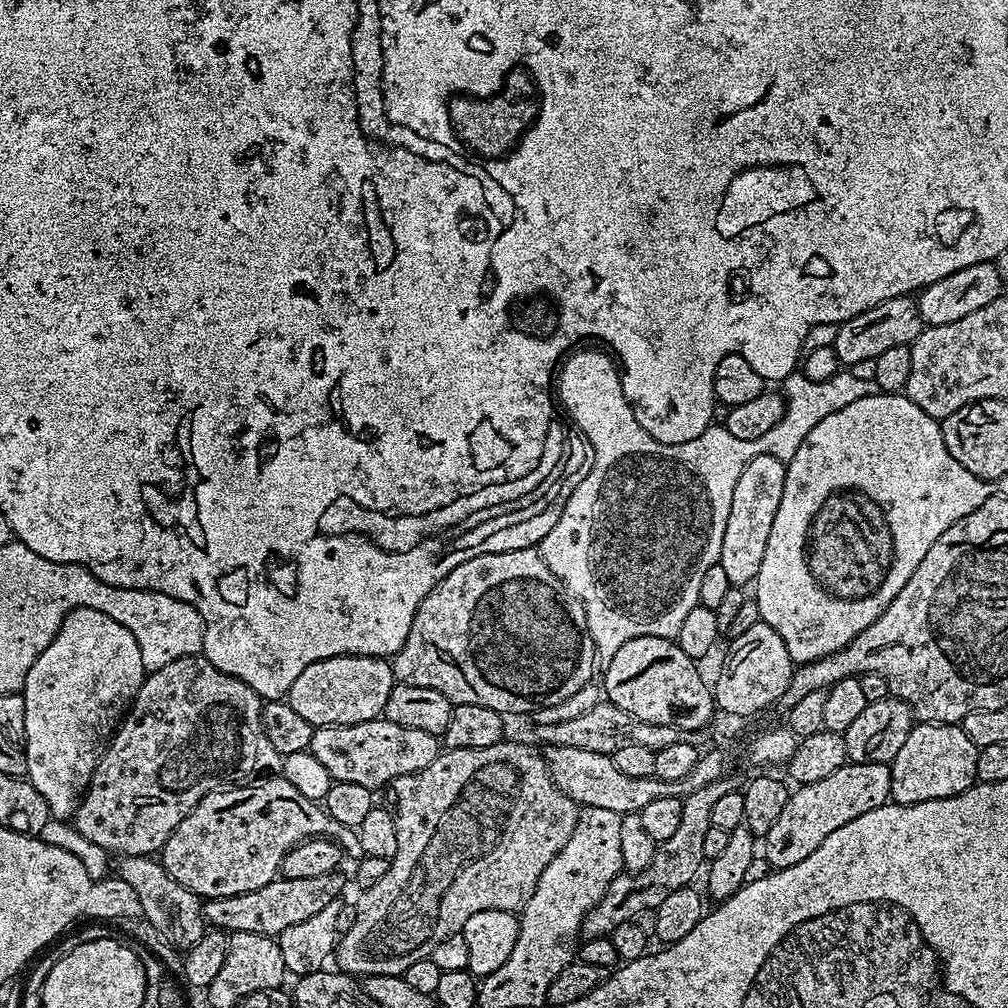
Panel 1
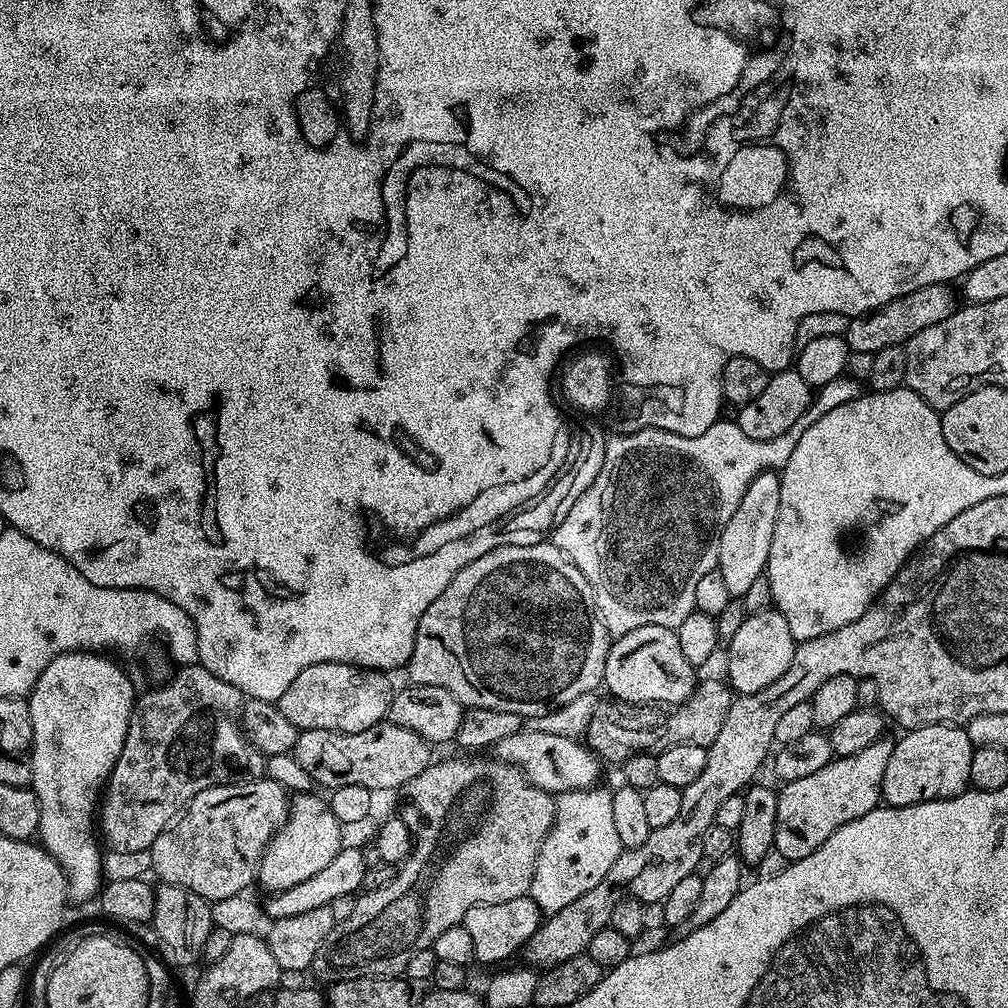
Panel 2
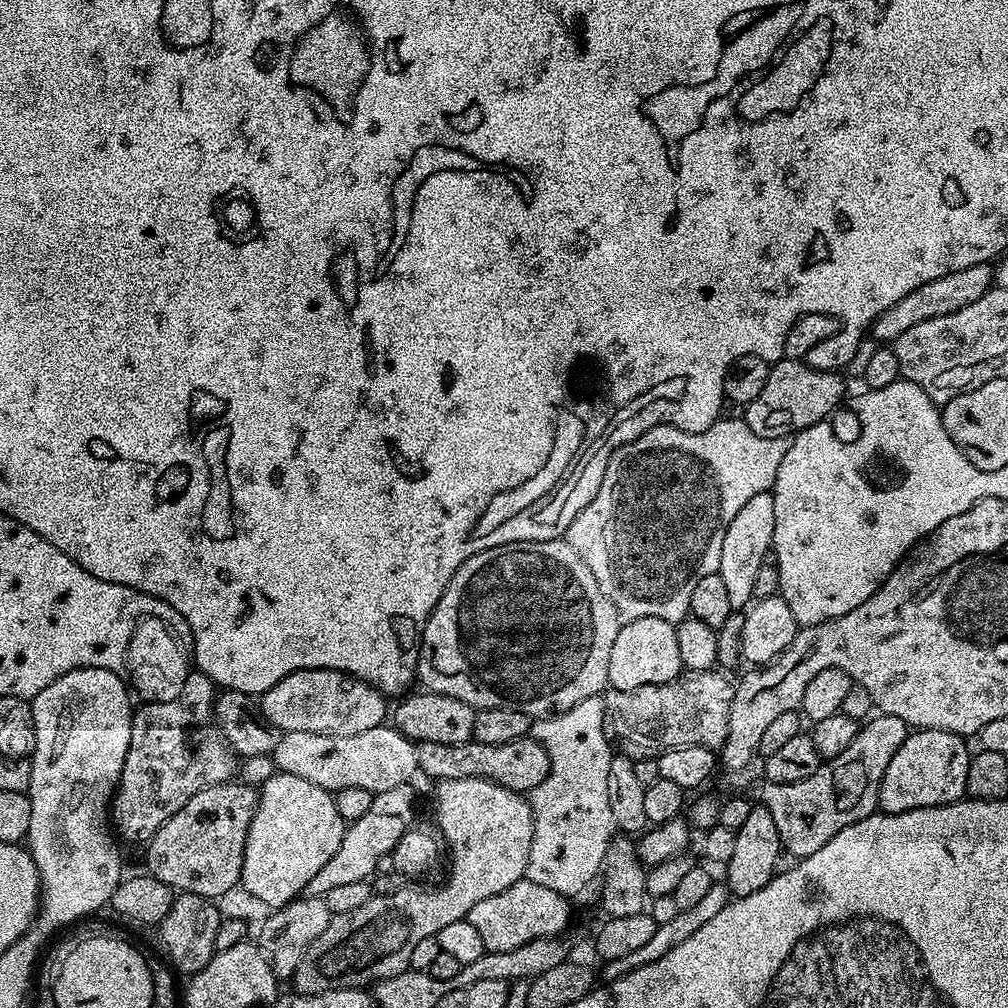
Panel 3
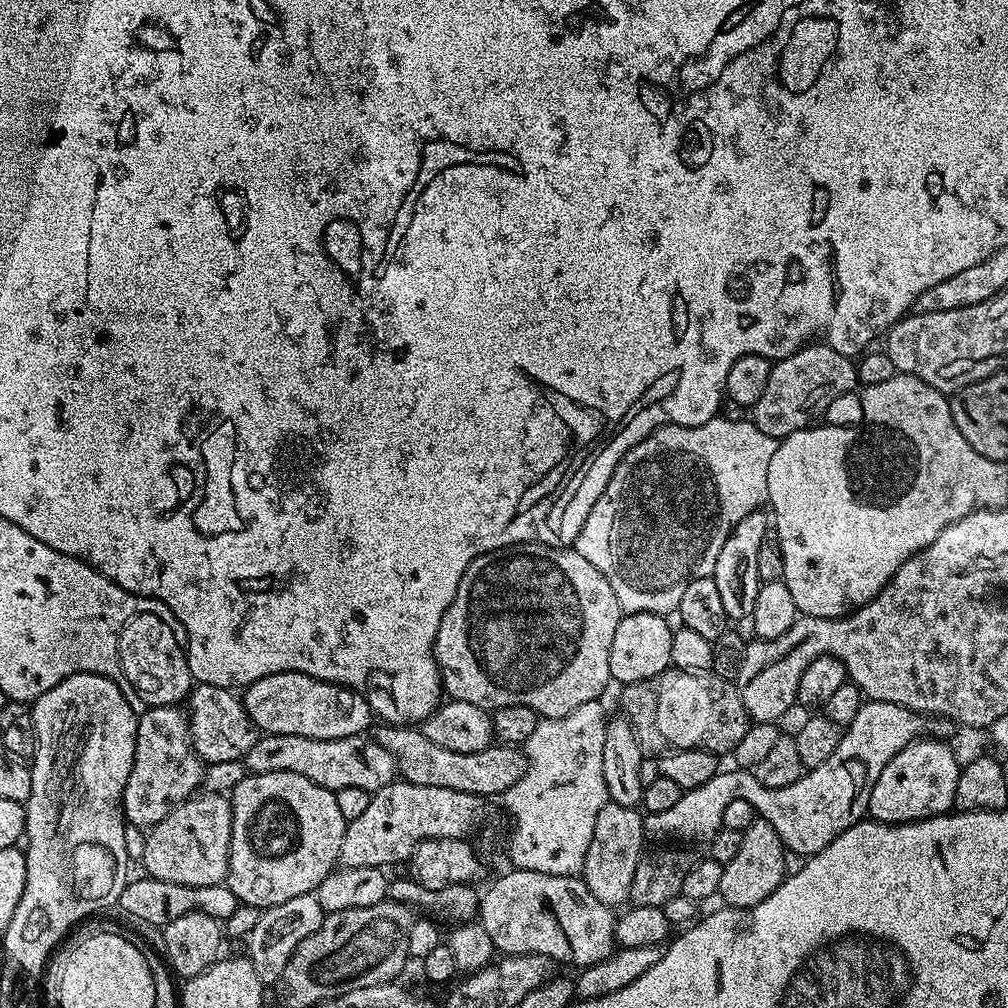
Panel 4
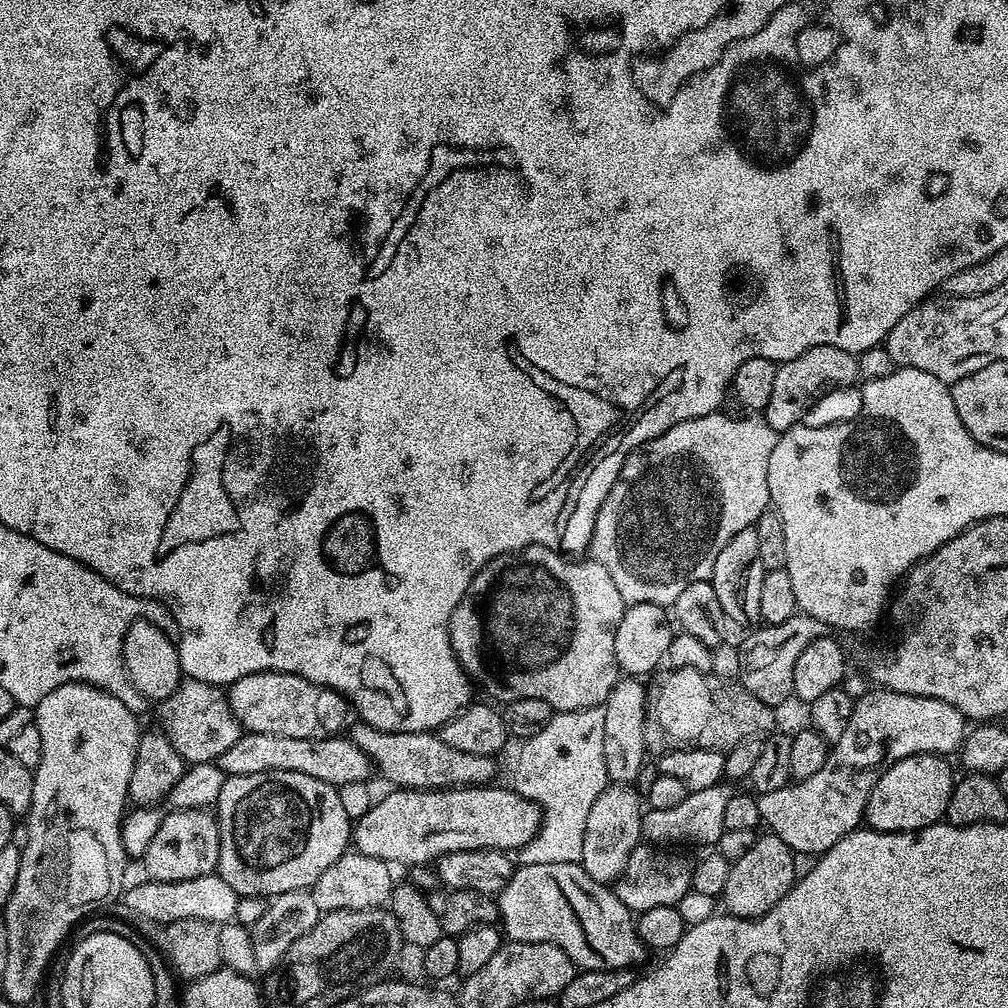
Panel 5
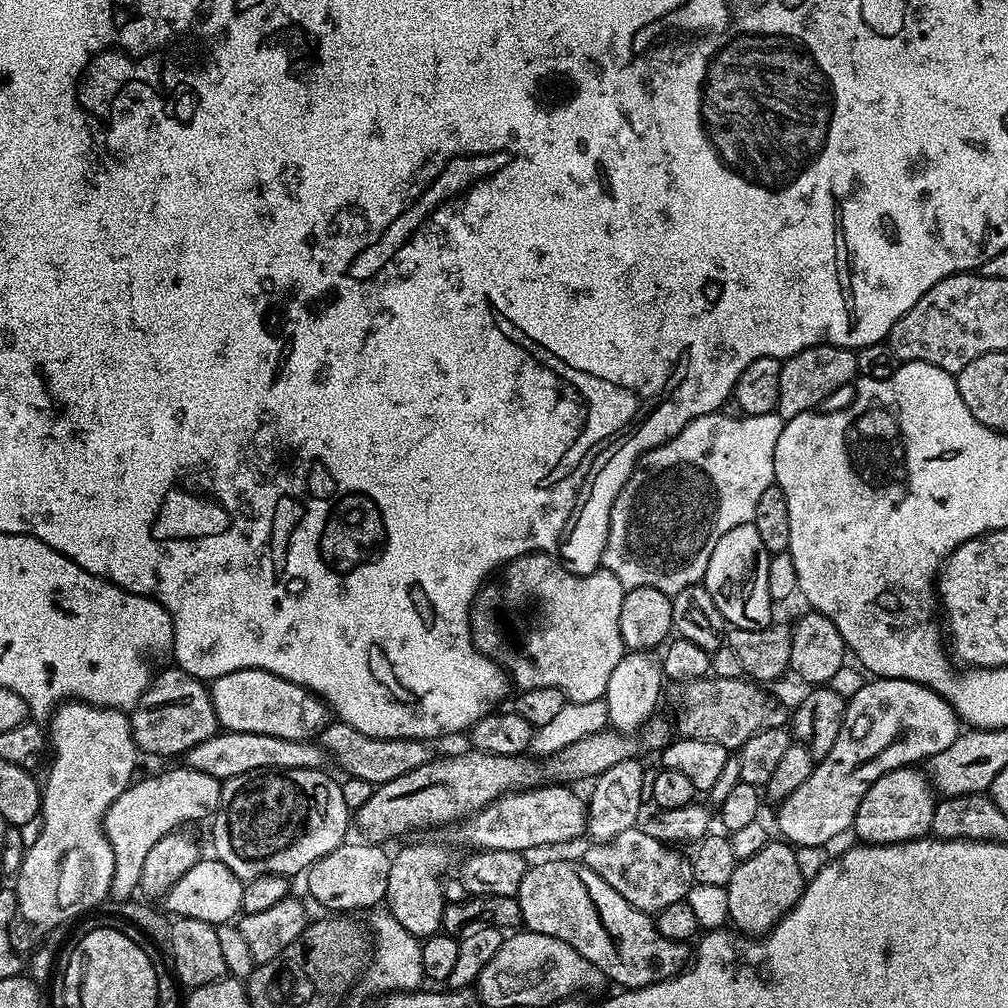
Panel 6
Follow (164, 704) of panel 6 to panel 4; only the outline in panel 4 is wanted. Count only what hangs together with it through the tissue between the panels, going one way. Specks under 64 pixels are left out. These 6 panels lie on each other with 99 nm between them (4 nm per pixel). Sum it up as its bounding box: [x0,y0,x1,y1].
[186,684,258,764]

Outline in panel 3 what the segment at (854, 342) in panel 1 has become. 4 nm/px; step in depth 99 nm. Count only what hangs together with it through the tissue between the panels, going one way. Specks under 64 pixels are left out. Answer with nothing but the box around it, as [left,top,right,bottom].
[870,263,994,342]

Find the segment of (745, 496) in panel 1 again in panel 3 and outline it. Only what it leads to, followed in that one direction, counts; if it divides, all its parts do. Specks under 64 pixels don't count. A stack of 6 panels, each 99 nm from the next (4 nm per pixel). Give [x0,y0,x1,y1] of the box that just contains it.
[720,492,774,610]

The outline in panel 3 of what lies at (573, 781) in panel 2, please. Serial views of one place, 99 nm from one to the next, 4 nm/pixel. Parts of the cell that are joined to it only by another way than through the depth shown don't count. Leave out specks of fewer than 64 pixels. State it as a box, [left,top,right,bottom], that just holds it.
[416,738,548,794]

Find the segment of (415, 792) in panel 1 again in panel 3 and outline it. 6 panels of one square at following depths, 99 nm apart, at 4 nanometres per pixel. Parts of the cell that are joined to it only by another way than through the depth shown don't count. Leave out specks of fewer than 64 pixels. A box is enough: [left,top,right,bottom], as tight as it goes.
[290,778,532,994]

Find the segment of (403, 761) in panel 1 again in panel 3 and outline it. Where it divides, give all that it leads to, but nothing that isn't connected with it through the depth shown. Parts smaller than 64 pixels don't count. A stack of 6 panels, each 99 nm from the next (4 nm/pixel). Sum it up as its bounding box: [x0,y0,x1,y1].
[270,726,418,794]

